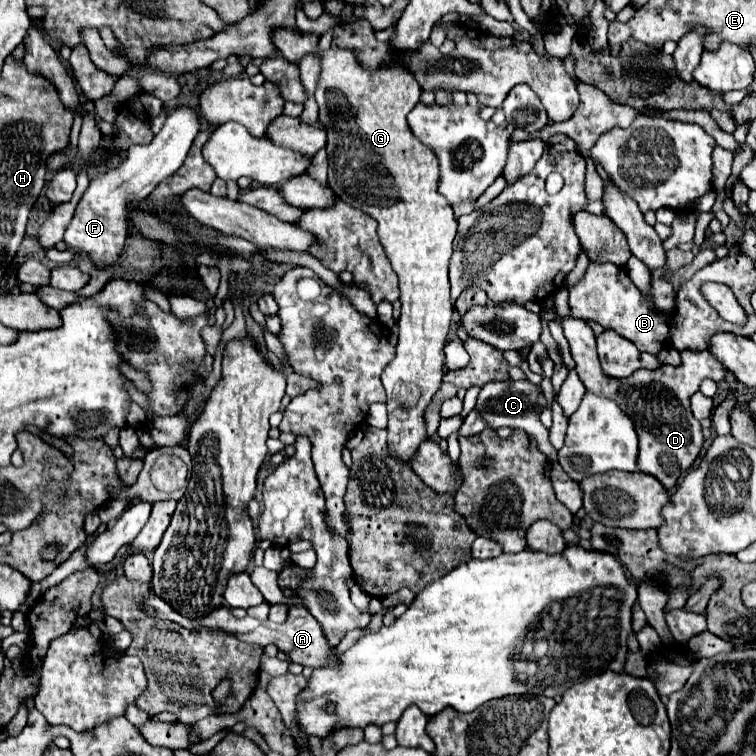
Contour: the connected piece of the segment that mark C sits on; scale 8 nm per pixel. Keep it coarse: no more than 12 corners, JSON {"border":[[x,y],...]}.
{"border":[[487,382],[477,410],[489,428],[523,428],[551,462],[557,450],[541,424],[539,384]]}

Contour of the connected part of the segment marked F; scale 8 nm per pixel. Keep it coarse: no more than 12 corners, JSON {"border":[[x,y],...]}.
{"border":[[191,108],[91,180],[65,244],[97,266],[121,254],[127,210],[185,162]]}

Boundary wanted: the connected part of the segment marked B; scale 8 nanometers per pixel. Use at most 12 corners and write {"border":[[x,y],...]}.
{"border":[[673,248],[653,298],[615,264],[589,264],[569,288],[573,318],[595,320],[657,354],[675,312],[668,278],[693,260]]}

